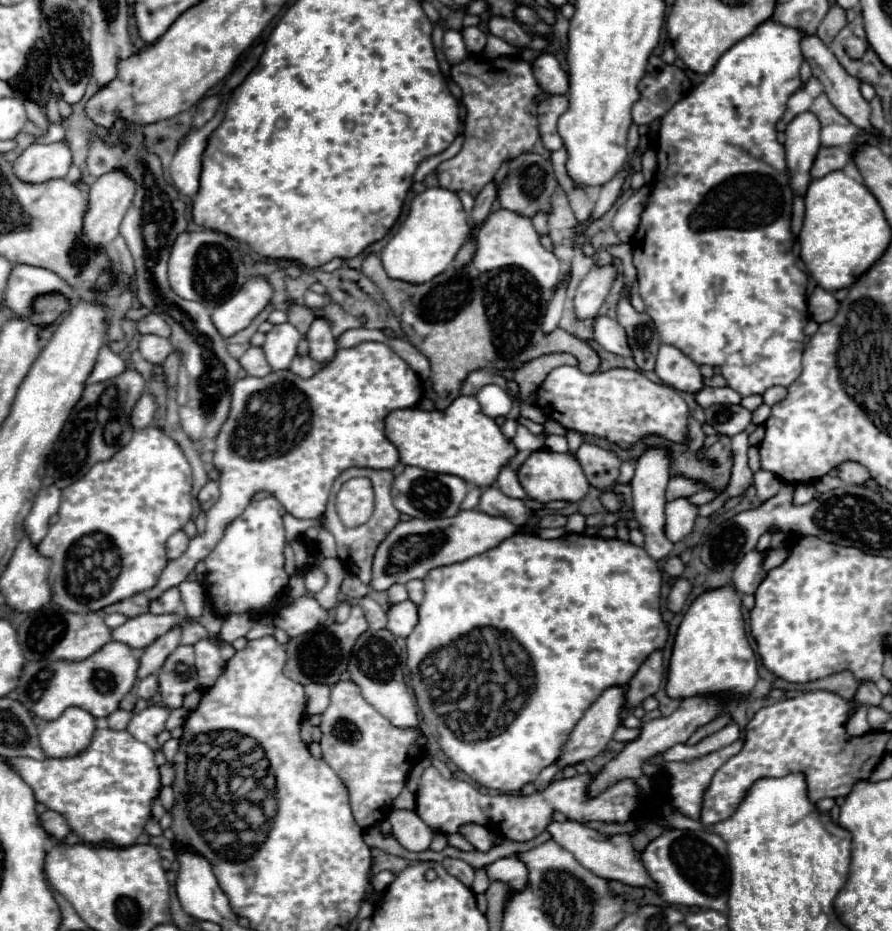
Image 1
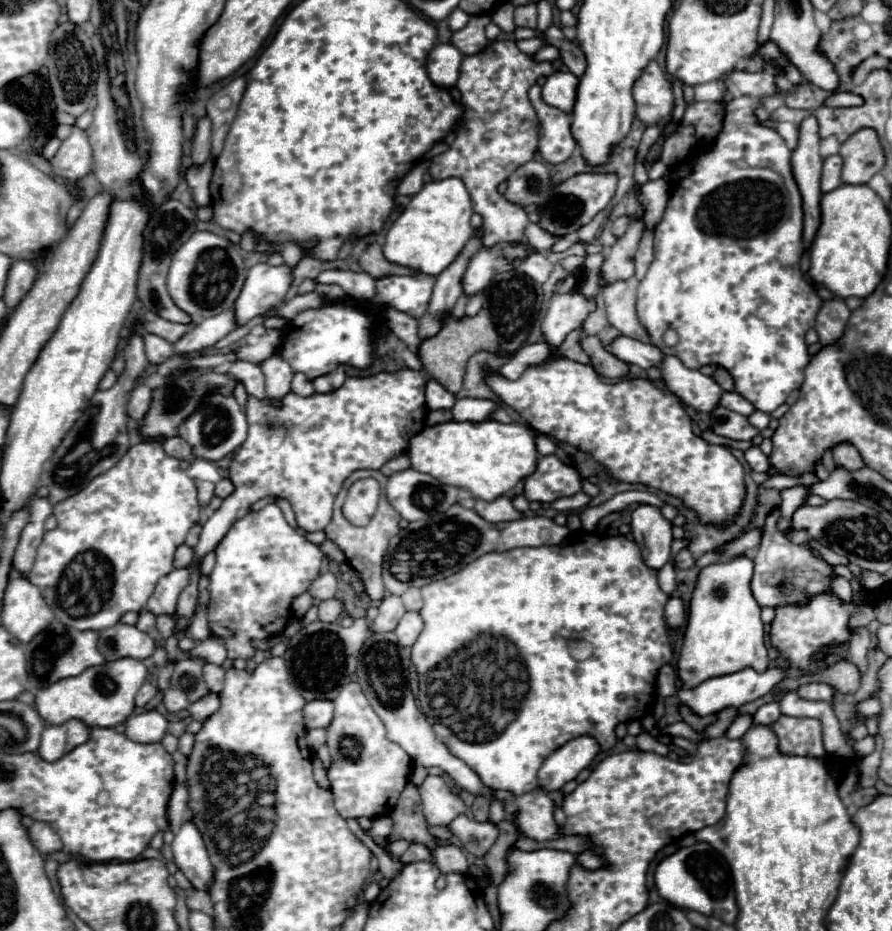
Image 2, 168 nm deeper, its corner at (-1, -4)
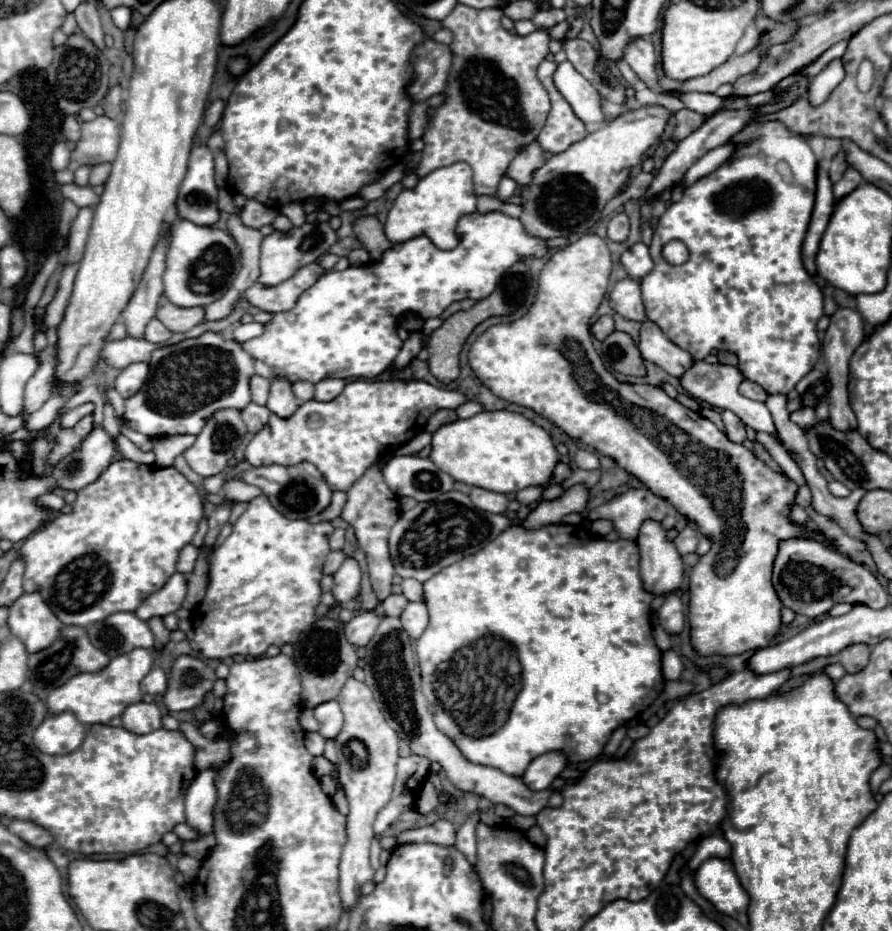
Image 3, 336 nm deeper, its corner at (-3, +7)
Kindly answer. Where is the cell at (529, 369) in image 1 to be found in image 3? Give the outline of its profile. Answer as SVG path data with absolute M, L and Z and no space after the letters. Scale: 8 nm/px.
M600 316L600 318L596 320L596 324L592 326L592 334L594 334L598 340L608 338L612 332L614 332L614 320L612 320L612 316Z

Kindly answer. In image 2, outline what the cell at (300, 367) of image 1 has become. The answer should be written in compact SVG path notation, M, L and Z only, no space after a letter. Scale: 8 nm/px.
M296 373L292 379L292 391L298 395L312 395L314 387L312 387L312 381L308 377L304 377L302 373Z

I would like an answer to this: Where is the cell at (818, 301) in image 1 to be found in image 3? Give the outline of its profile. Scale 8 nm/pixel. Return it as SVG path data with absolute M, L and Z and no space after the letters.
M850 308L836 310L836 314L830 320L832 320L832 324L826 330L824 344L822 344L826 366L828 366L828 382L830 382L830 394L828 394L830 420L832 420L832 424L836 424L836 428L846 432L848 428L856 428L856 416L854 416L850 402L848 402L848 372L850 372L848 366L850 366L850 358L852 358L854 350L864 340L864 324L862 324L860 314L856 310L850 310Z

